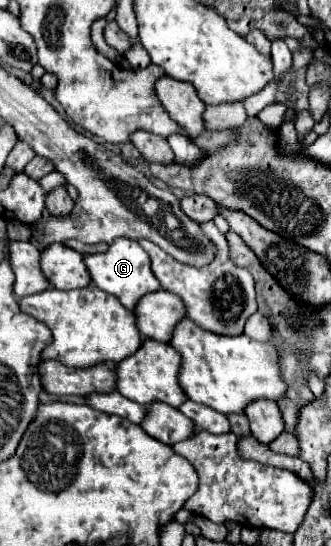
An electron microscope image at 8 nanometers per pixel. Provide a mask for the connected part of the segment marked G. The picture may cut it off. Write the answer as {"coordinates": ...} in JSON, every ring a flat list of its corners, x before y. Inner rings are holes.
{"coordinates":[[118,238,106,252,84,254,84,264,92,276,92,284,108,294,114,294,128,310,132,310,144,294,160,290,160,284,150,270,150,258,136,240]]}

